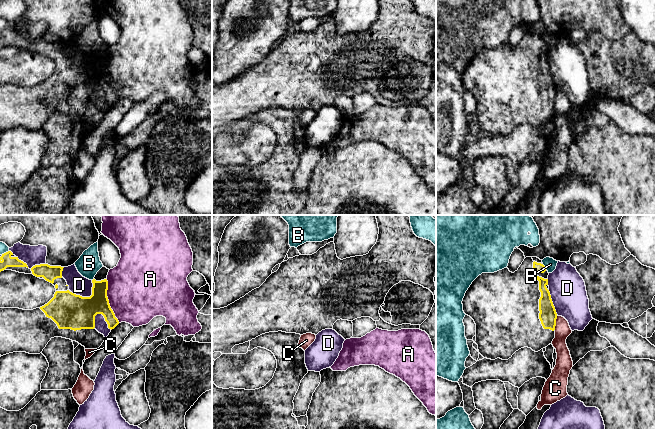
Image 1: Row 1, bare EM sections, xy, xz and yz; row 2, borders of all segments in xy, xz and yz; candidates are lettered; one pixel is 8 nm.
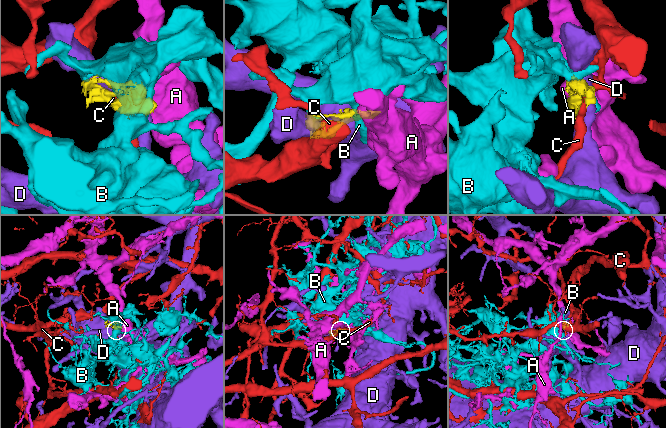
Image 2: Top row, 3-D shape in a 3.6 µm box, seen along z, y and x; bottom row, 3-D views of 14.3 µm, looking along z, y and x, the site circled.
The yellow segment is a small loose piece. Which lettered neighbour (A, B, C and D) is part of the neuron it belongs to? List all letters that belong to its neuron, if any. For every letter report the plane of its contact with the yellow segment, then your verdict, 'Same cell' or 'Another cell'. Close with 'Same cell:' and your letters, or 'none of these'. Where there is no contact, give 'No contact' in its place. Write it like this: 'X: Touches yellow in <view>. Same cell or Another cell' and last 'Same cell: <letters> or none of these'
A: Touches yellow in xy. Another cell
B: Touches yellow in xy. Another cell
C: Touches yellow in yz. Another cell
D: Touches yellow in xy. Another cell
Same cell: none of these

